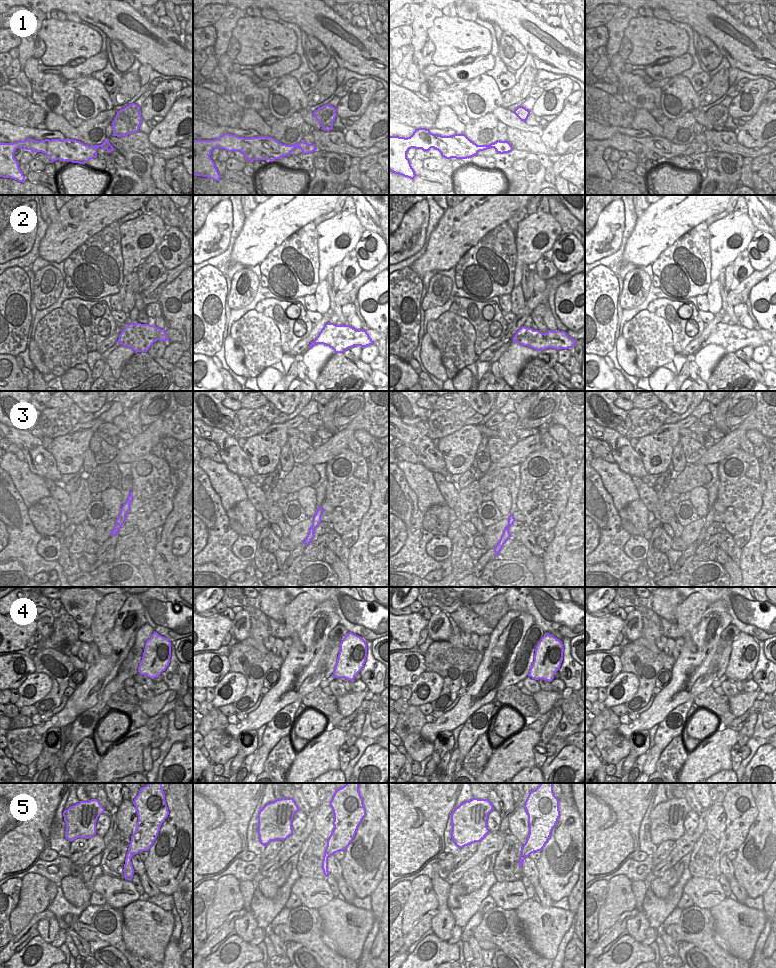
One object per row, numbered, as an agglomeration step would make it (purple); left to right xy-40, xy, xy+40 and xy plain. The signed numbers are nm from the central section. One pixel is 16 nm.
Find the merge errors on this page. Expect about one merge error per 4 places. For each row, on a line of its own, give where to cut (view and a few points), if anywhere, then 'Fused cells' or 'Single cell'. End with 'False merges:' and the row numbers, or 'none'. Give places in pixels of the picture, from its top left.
1: No split. Single cell
2: No split. Single cell
3: No split. Single cell
4: No split. Single cell
5: No split. Single cell
False merges: none.

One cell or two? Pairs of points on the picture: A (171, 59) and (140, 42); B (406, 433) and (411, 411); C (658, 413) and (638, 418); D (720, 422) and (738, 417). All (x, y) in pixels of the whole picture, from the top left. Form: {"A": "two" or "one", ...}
{"A": "one", "B": "two", "C": "one", "D": "two"}

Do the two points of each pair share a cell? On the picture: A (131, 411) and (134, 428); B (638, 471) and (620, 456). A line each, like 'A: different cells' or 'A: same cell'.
A: same cell
B: same cell

